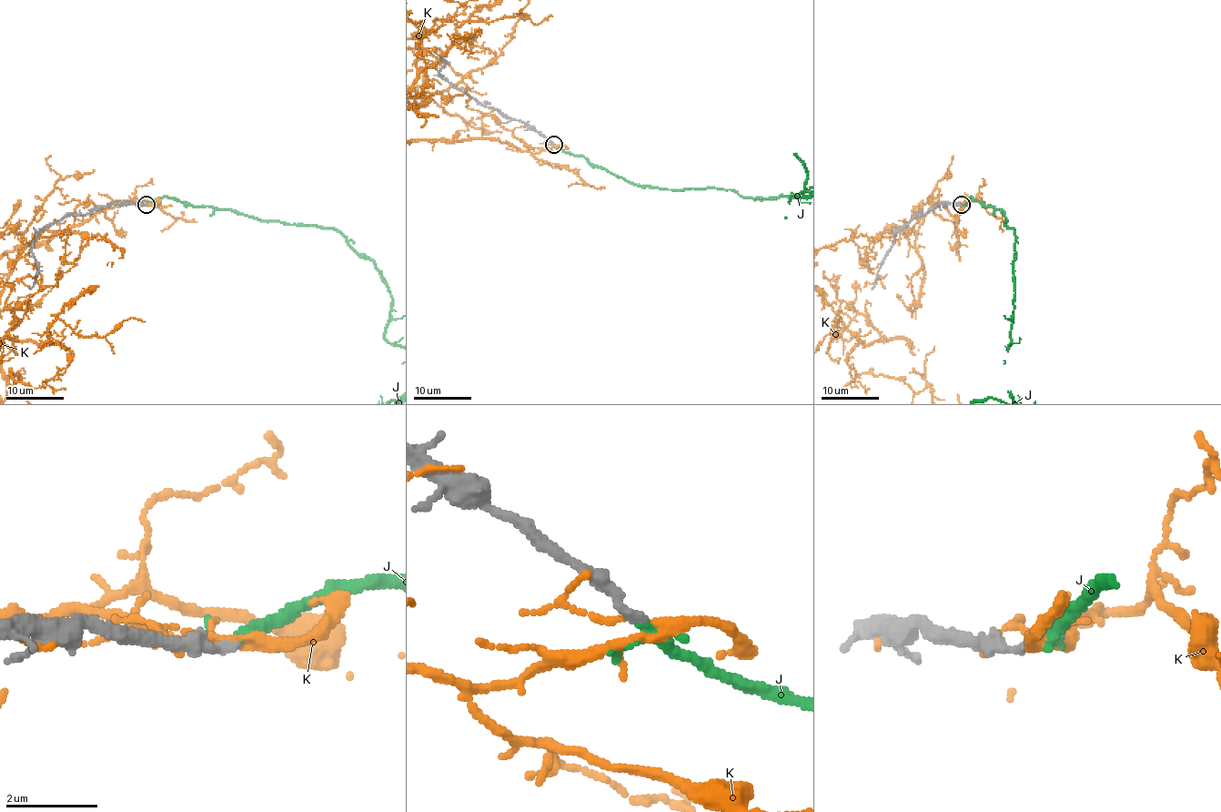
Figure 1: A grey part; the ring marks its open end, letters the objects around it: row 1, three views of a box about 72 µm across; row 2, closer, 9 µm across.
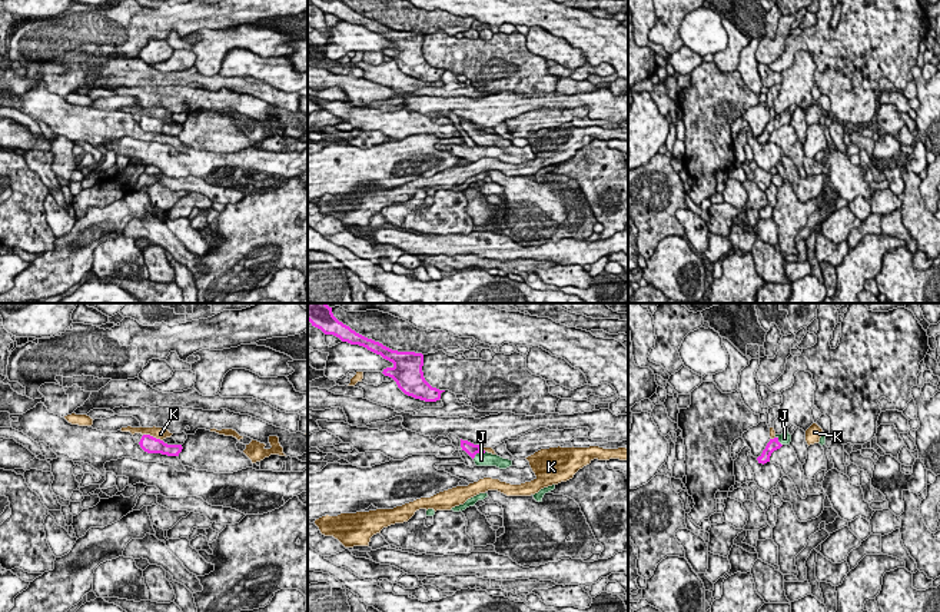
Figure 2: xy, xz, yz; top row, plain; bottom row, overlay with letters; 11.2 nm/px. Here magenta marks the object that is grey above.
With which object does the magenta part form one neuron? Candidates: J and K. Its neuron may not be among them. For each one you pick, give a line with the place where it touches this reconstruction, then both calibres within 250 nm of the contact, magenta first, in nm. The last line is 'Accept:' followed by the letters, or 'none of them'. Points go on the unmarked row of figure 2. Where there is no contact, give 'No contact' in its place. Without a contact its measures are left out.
J: Touches magenta at xz (478, 132). Thickness 140 nm (magenta) against 160 nm
Accept: J

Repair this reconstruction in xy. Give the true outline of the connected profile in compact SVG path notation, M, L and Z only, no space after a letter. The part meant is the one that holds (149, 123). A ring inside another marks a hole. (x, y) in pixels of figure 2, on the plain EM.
M143 114L139 124L147 133L162 133L167 136L179 136L183 129L182 124L167 124L150 114Z

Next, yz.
M785 110L781 114L775 114L775 117L770 119L763 133L757 137L758 143L764 144L770 142L771 133L780 129L783 124L790 124L790 122L791 122L791 114L788 113L788 110Z

